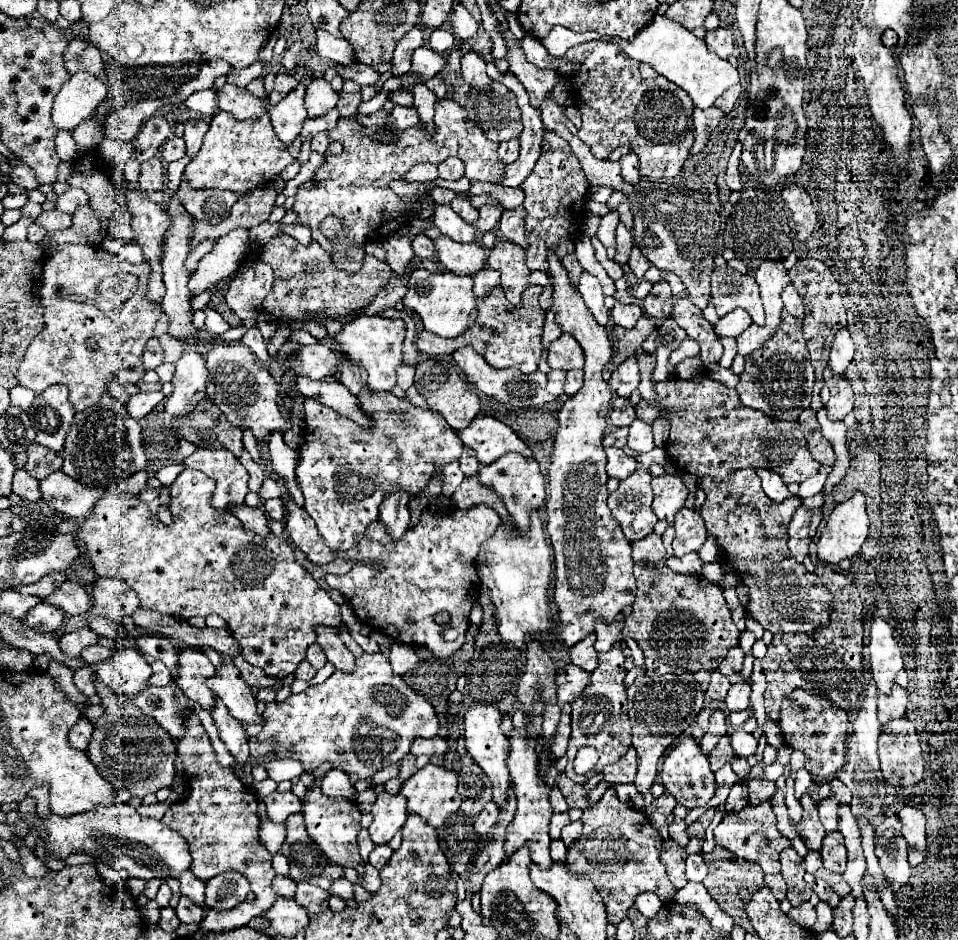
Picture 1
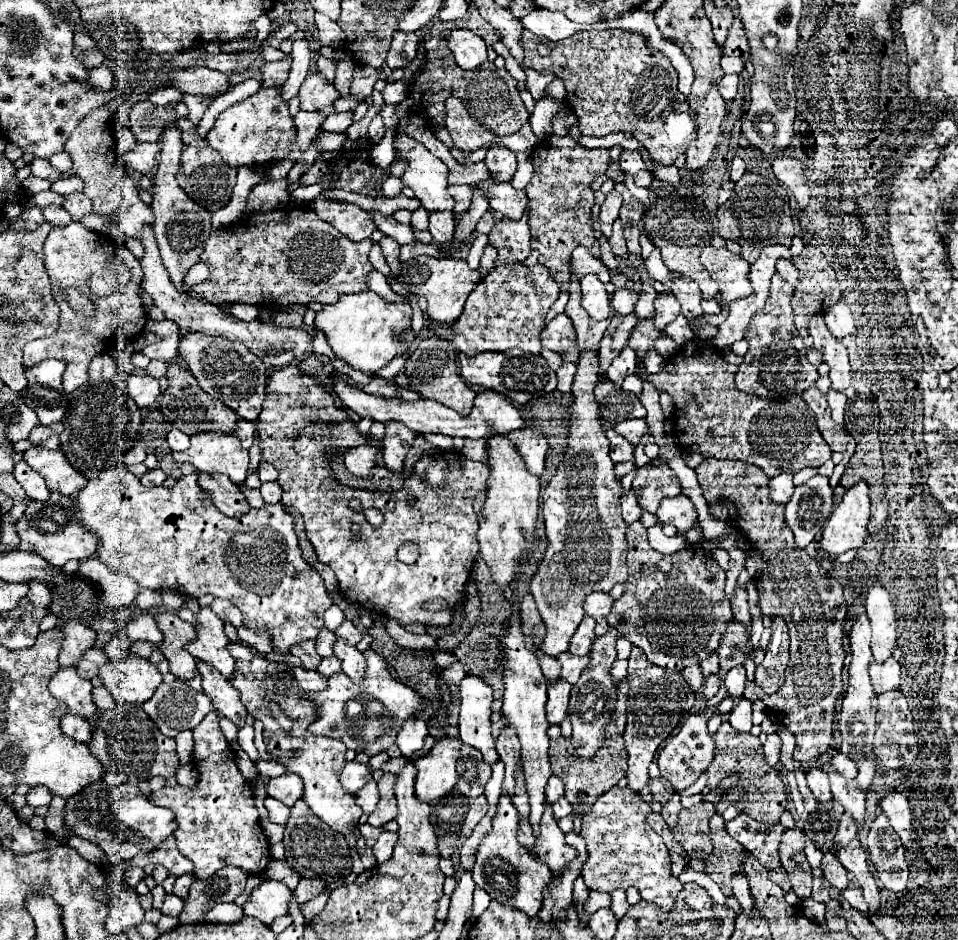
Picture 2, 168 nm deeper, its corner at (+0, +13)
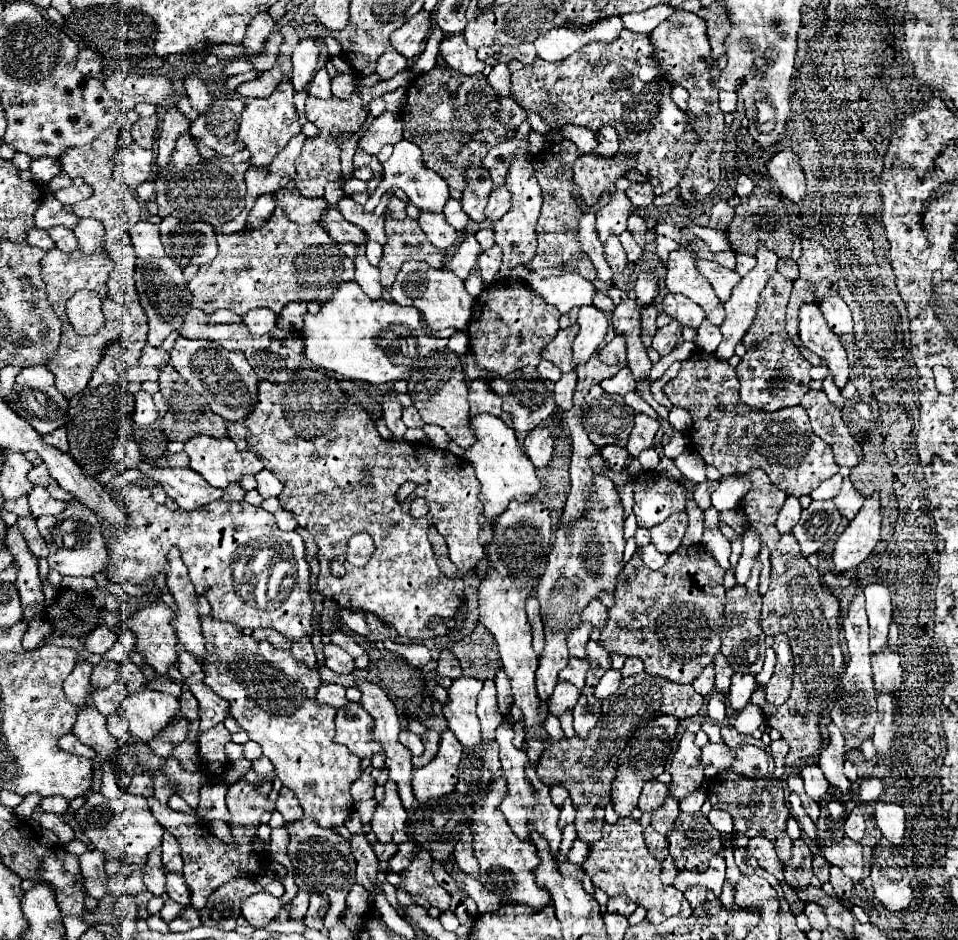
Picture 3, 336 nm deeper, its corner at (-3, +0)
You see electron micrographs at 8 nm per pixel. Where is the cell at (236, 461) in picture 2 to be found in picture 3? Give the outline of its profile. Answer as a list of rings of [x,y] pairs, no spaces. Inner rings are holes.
[[[195,436],[185,444],[185,452],[189,456],[189,468],[199,472],[211,486],[227,488],[231,482],[239,482],[245,474],[257,474],[263,470],[263,462],[253,452],[239,452],[231,438],[211,438],[211,436]]]

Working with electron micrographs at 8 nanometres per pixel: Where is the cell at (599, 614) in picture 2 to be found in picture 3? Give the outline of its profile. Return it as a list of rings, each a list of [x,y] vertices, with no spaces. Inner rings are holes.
[[[593,600],[593,602],[591,602],[585,610],[583,610],[581,620],[583,620],[583,622],[591,622],[591,624],[593,624],[593,634],[591,634],[591,640],[597,640],[597,642],[599,642],[599,634],[601,634],[601,630],[605,628],[607,618],[609,618],[607,608],[605,608],[599,600]]]

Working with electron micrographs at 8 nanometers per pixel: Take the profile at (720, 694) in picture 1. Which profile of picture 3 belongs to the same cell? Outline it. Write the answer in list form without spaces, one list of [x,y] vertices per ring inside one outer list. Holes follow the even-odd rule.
[[[709,664],[695,680],[693,680],[693,688],[701,694],[701,696],[709,696],[713,690],[713,680],[715,680],[715,668]]]

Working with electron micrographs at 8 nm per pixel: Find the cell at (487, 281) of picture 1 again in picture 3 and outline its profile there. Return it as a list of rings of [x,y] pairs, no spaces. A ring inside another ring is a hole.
[[[493,246],[491,250],[481,252],[477,264],[479,264],[479,274],[483,278],[483,284],[489,286],[495,280],[495,274],[499,272],[499,266],[501,266],[501,250],[499,250],[499,246]]]

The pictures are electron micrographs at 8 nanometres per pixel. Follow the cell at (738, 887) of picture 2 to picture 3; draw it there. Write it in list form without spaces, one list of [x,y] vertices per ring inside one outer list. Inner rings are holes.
[[[725,852],[725,860],[727,860],[727,882],[731,886],[737,886],[739,878],[741,878],[741,872],[739,872],[737,864],[733,862],[733,852]]]

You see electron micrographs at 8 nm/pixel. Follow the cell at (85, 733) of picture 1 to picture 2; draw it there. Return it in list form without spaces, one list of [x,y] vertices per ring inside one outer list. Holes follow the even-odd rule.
[[[64,715],[60,721],[60,729],[64,735],[68,735],[76,741],[82,741],[82,743],[88,743],[92,737],[90,723],[78,715]]]

